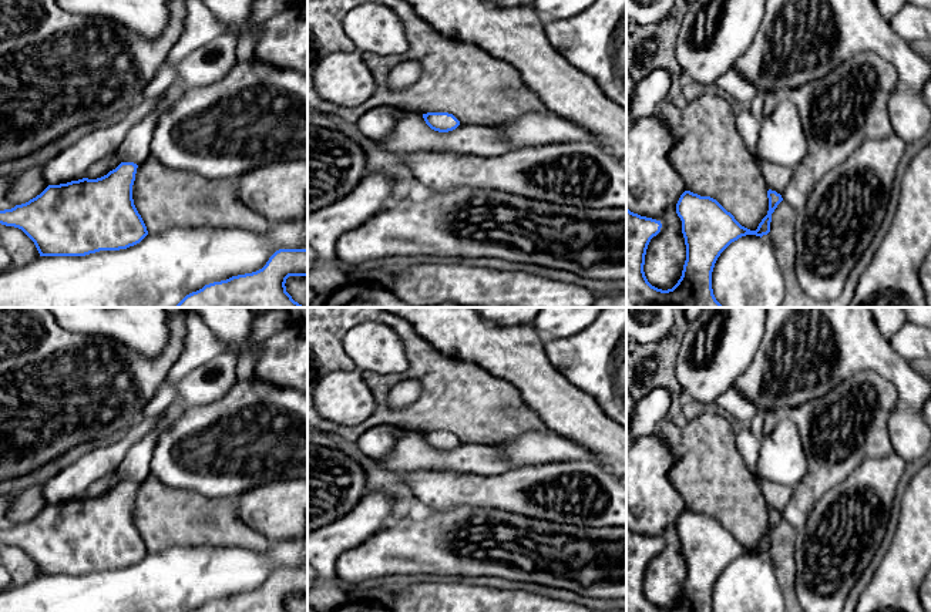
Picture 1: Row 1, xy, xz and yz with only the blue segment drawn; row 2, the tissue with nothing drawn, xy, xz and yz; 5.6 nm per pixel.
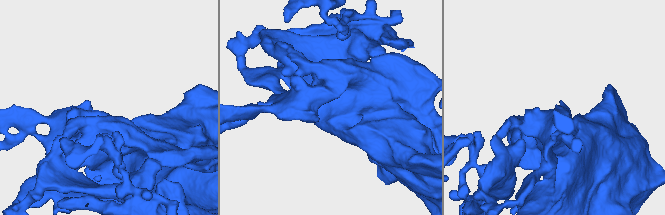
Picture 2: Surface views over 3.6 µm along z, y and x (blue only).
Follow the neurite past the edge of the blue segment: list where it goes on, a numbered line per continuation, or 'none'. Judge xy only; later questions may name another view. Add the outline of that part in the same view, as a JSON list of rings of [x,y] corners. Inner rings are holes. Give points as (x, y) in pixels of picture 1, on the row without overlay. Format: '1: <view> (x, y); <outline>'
none

